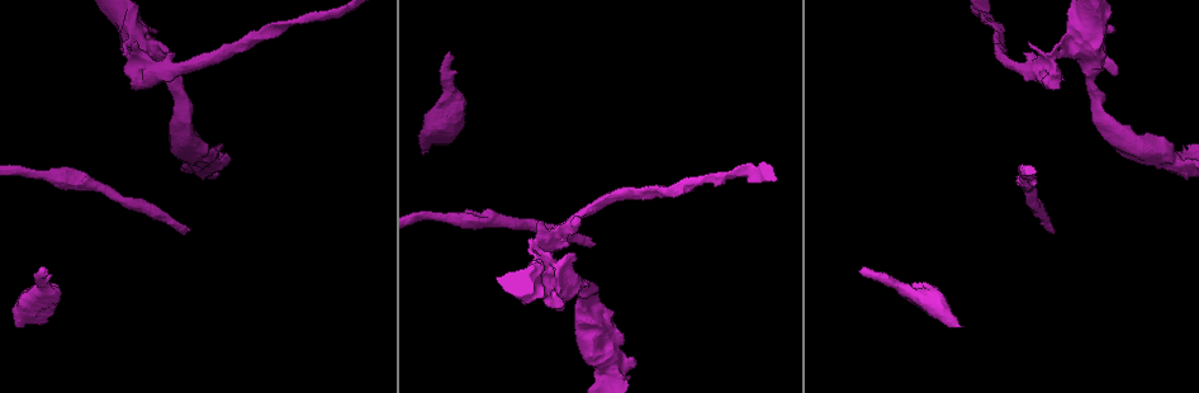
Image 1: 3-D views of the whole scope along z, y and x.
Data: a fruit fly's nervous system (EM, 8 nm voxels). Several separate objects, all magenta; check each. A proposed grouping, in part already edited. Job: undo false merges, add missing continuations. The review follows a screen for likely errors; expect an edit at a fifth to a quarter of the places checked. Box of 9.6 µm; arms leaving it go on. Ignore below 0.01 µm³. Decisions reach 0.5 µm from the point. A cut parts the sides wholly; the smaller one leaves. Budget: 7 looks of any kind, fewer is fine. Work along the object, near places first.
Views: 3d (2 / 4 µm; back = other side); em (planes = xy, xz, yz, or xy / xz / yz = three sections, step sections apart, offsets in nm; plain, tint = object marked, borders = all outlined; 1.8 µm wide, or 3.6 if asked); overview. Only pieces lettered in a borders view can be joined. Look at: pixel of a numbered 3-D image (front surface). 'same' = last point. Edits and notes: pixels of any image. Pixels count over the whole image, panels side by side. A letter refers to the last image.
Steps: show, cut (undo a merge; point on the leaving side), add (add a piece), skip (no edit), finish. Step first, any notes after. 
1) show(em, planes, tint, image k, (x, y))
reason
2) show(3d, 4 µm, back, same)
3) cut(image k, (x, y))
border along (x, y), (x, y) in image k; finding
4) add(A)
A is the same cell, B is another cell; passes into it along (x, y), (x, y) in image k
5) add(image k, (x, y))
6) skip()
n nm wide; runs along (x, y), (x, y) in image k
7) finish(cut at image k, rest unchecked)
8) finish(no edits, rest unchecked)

show(3d, 2 µm, image 1, (173, 54))
an open end

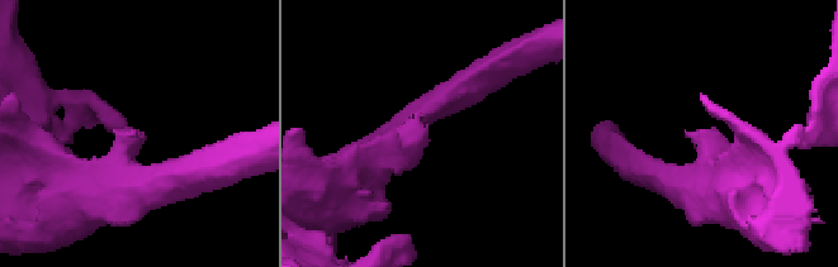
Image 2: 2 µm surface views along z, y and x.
show(em, 3.6 µm, planes, borders, image 2, (685, 134))
shape alone is not enough

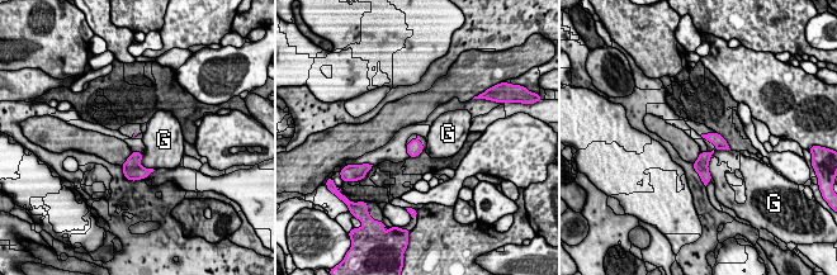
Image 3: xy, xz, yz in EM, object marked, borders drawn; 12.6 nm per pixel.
skip()
G is another cell; border along (142, 153), (141, 165), (154, 170) in image 3; none of them fits

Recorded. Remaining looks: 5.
show(3d, 2 µm, image 1, (1114, 76))
branch stops here

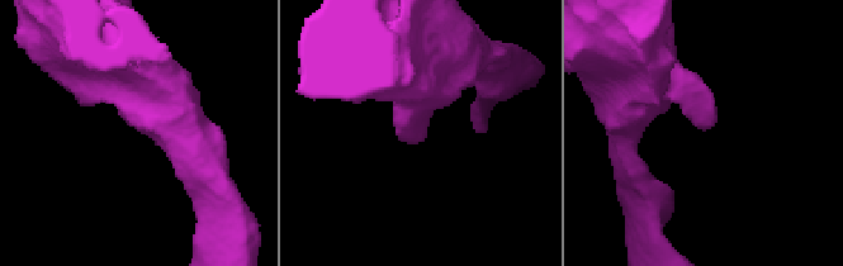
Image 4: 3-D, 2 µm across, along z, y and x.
show(em, planes, plain, image 4, (704, 127))

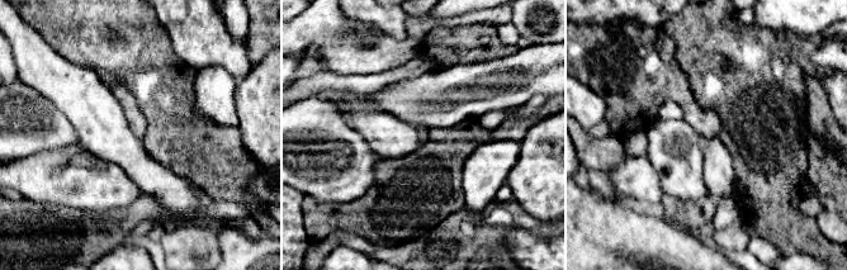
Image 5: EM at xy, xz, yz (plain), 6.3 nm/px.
show(em, planes, borders, same)

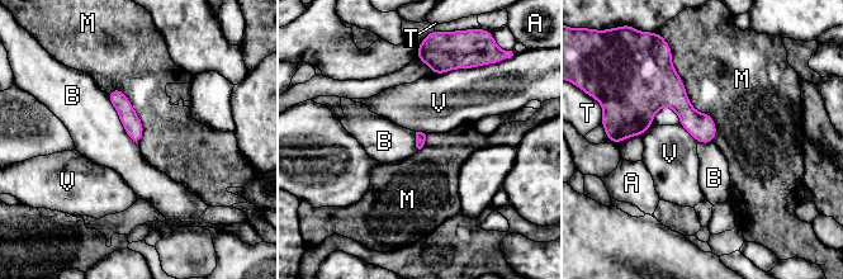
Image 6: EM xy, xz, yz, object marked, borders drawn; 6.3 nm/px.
skip()
A, B, M, T and V are other cells; border along (105, 94), (124, 132), (138, 143) in image 6; no lettered piece goes on from it

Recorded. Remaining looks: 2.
show(3d, 2 µm, image 1, (1052, 227))
an open end

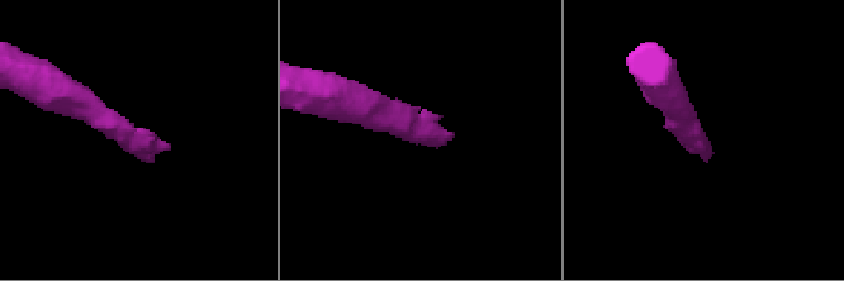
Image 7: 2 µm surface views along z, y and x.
show(em, xy, step 16, borders, image 7, (450, 139))
shape alone is not enough

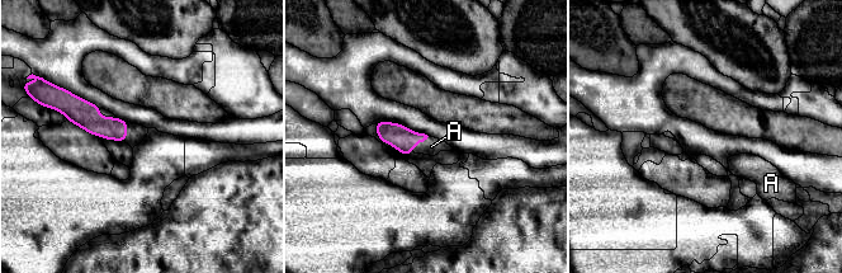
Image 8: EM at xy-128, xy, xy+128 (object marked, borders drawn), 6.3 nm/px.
add(A)
A is the same cell; passes into it along (402, 139), (419, 142), (431, 146) in image 8; it goes on there

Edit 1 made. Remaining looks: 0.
finish(add at image 8, rest unchecked)

